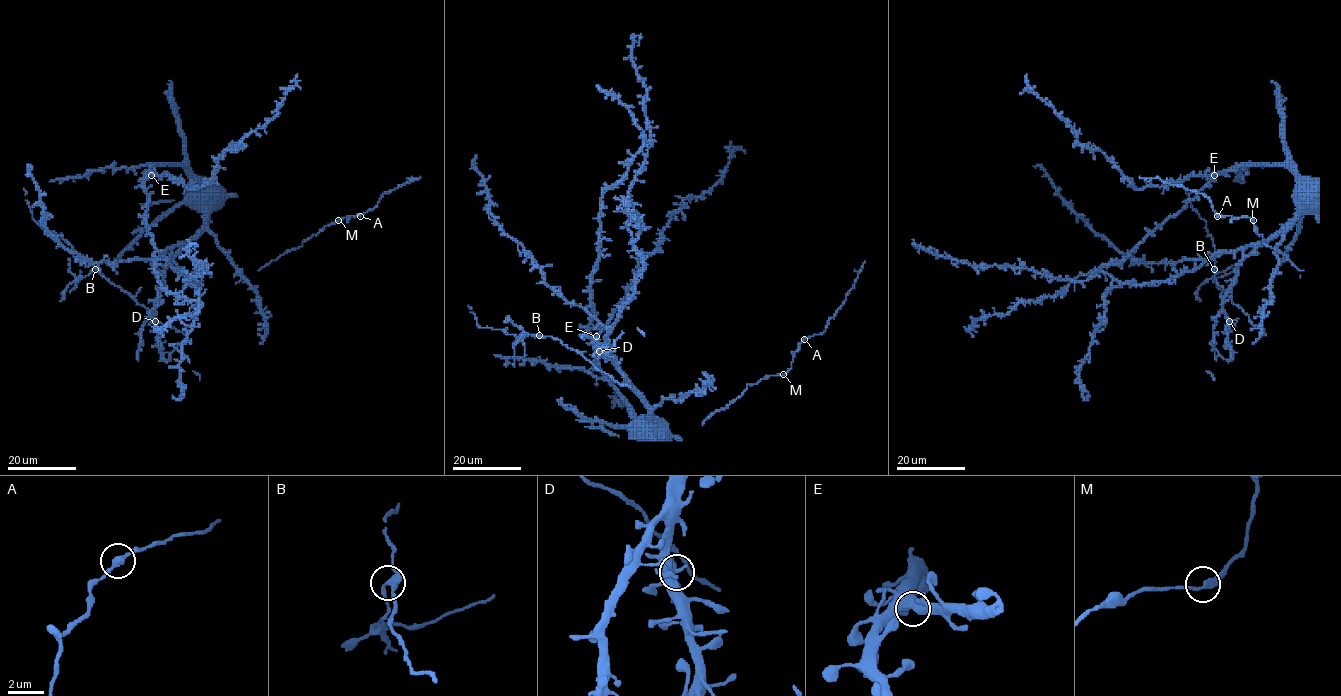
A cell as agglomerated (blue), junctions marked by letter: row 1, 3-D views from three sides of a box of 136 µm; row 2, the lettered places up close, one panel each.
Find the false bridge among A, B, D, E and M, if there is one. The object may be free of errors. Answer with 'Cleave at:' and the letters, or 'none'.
Cleave at: B

